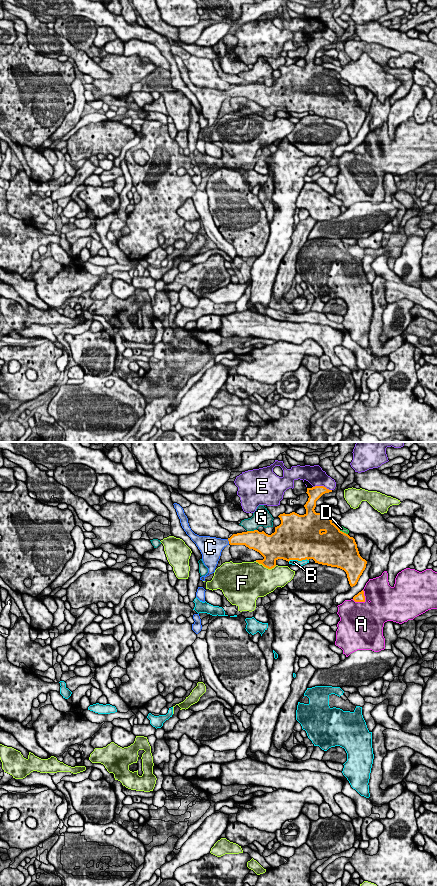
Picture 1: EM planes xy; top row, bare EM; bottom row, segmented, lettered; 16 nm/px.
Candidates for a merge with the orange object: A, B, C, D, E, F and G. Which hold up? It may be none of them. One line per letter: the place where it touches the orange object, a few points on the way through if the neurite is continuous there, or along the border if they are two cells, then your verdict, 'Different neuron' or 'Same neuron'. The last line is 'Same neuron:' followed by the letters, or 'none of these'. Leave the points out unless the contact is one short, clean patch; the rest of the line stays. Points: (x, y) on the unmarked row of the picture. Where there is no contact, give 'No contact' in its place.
A: Touches orange at xy (362, 153). Different neuron
B: Touches orange at xy (298, 112). Different neuron
C: Touches orange at xy (228, 92). Path across: xy (243, 90), (228, 92), (214, 98). Same neuron
D: Touches orange at xy (343, 84). Different neuron
E: Touches orange at xy (322, 38). Different neuron
F: Touches orange at xy (266, 119). Different neuron
G: Touches orange at xy (251, 83). Boundary: xy (256, 81), (247, 83). Different neuron
Same neuron: C

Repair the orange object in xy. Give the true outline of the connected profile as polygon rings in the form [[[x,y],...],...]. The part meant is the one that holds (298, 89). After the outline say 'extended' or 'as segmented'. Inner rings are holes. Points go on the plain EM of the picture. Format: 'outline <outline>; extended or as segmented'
outline [[[324,38],[307,40],[306,65],[280,66],[281,76],[271,87],[254,82],[233,86],[228,91],[195,86],[183,60],[177,55],[173,57],[182,80],[200,102],[202,113],[208,120],[208,125],[200,129],[202,133],[215,124],[222,102],[230,96],[245,97],[259,104],[264,111],[256,114],[268,121],[274,120],[278,111],[288,114],[313,111],[315,115],[340,120],[346,124],[353,139],[365,122],[367,113],[360,108],[353,89],[342,84],[330,69],[315,64],[316,53],[329,44],[332,42]]]; extended

